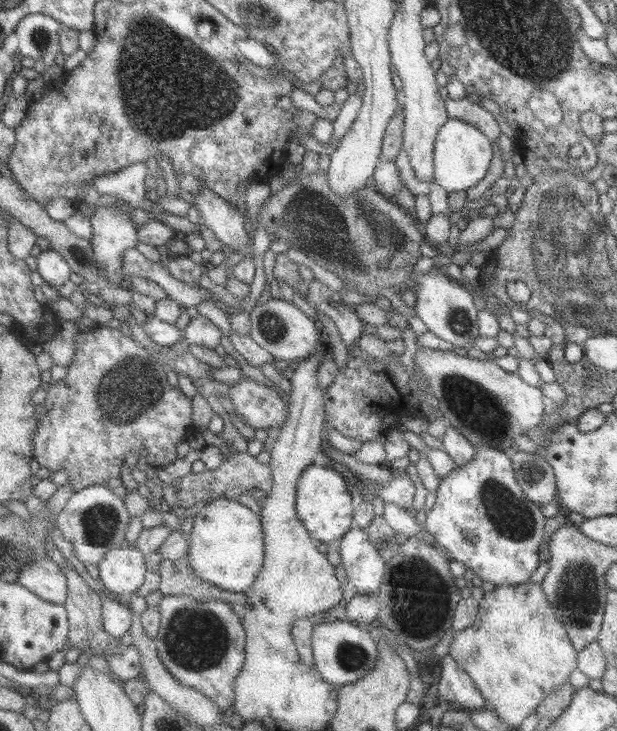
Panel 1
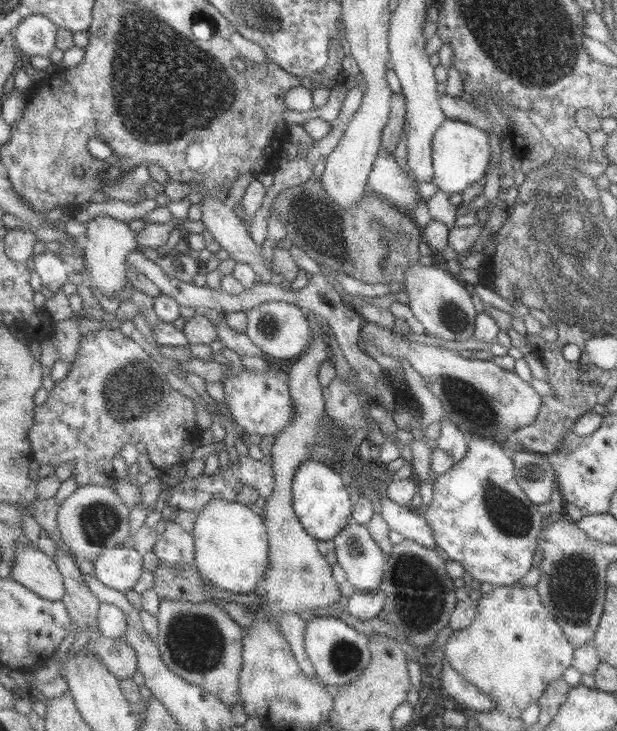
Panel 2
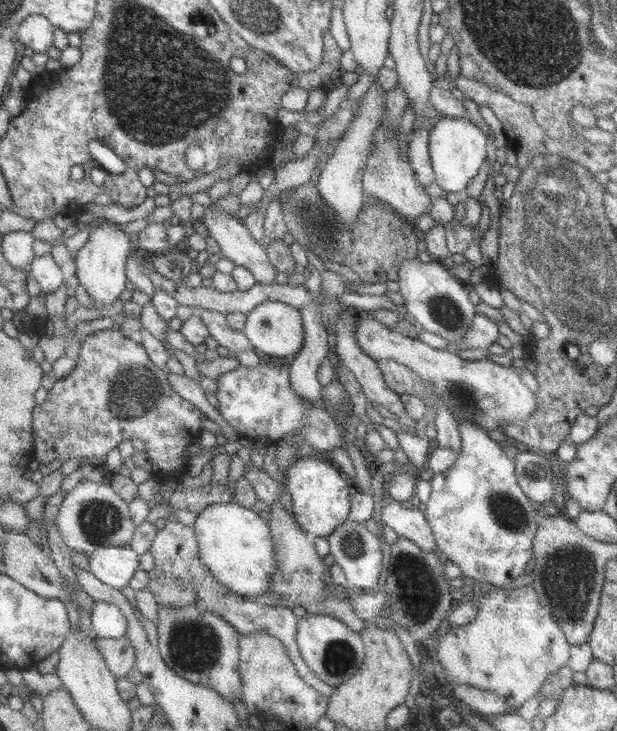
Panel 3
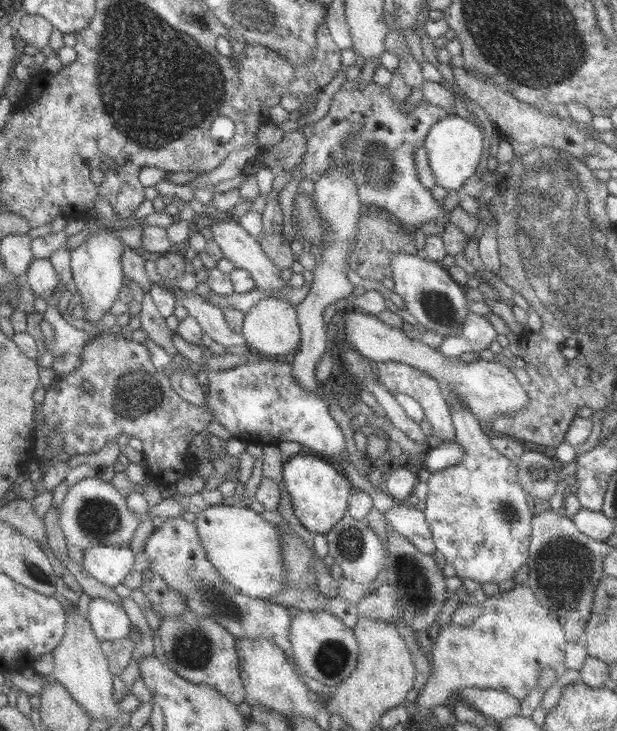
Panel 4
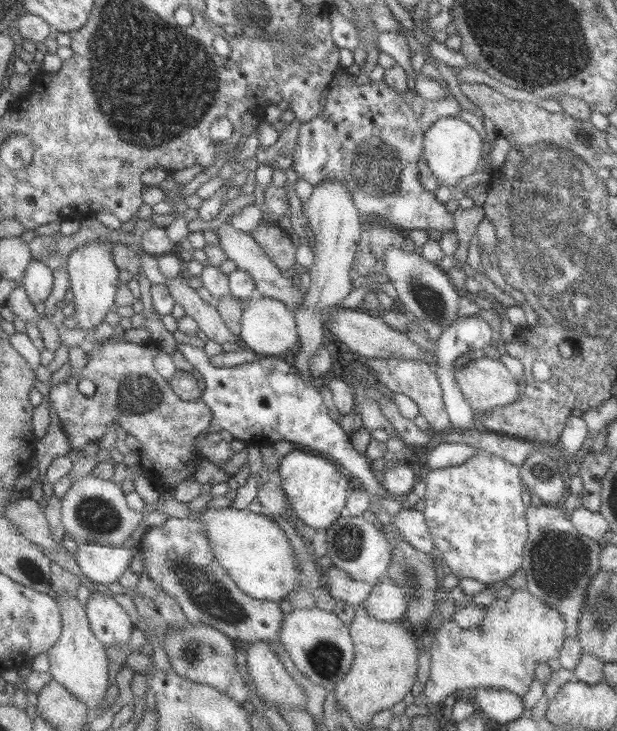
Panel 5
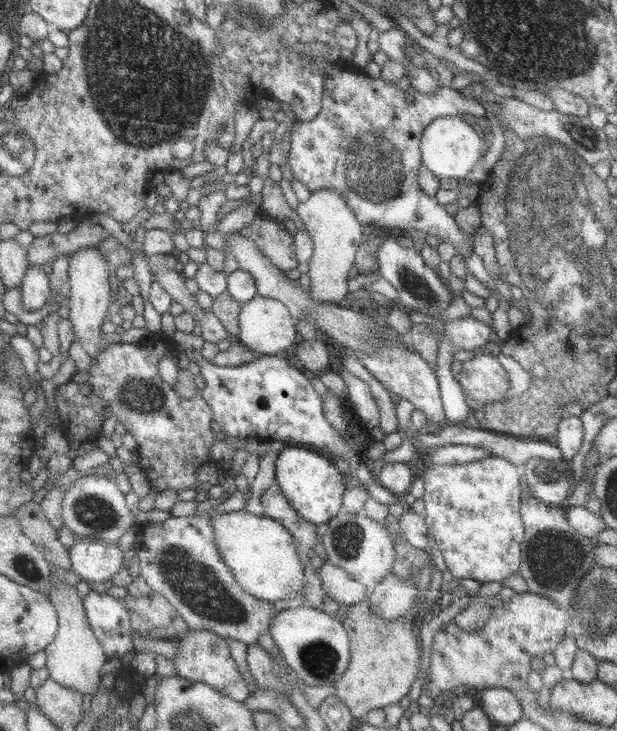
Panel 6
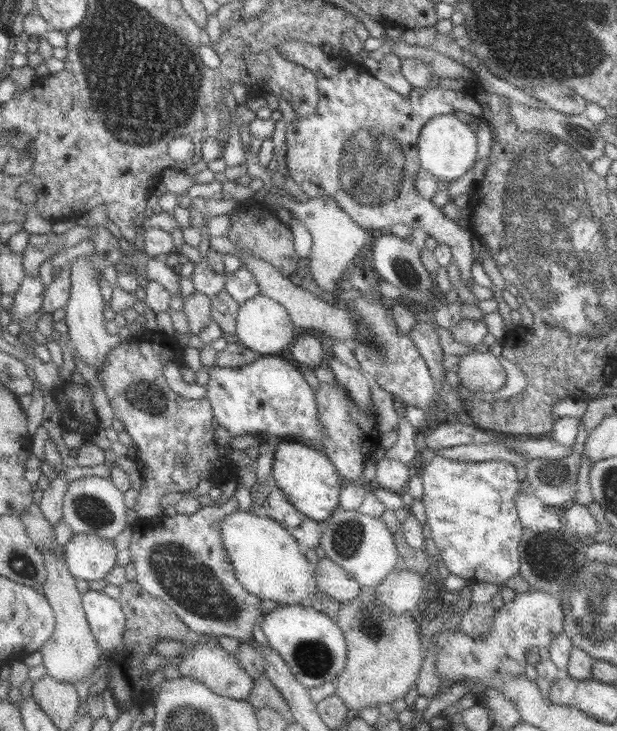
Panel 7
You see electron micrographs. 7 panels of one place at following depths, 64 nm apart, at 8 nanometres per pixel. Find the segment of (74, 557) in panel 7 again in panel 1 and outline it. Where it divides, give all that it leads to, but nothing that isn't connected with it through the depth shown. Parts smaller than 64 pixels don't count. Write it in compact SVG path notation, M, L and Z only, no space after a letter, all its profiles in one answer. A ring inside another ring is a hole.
M133 545L110 550L98 570L102 584L117 595L136 594L148 576L145 554Z

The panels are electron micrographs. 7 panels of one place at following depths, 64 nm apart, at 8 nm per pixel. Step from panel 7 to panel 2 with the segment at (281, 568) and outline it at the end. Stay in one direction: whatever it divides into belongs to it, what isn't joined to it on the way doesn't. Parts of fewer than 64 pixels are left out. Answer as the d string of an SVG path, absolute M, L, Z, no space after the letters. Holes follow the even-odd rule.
M227 500L210 501L196 515L192 530L196 538L196 570L218 589L249 594L263 580L268 566L266 526L253 510Z

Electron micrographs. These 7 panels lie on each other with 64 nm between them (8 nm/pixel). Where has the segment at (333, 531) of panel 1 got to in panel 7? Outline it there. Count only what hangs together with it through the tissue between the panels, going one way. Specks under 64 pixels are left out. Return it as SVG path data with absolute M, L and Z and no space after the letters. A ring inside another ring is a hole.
M279 442L272 460L272 480L285 499L309 520L324 521L338 509L337 496L344 481L319 447L299 442Z

